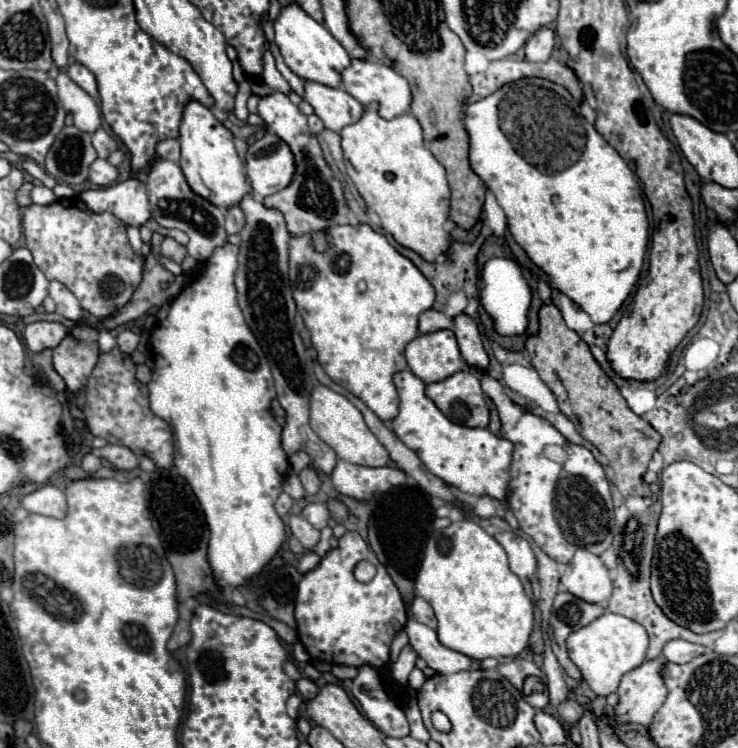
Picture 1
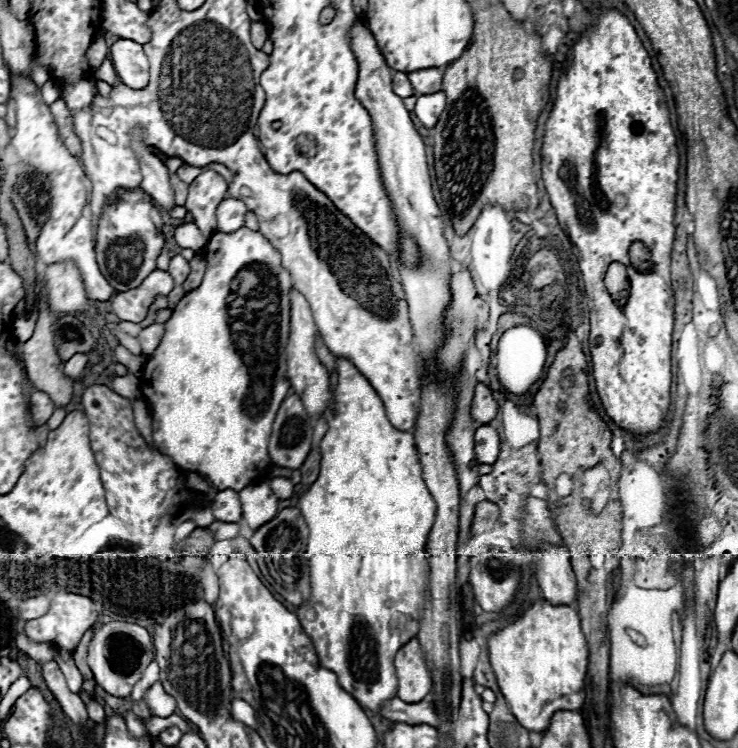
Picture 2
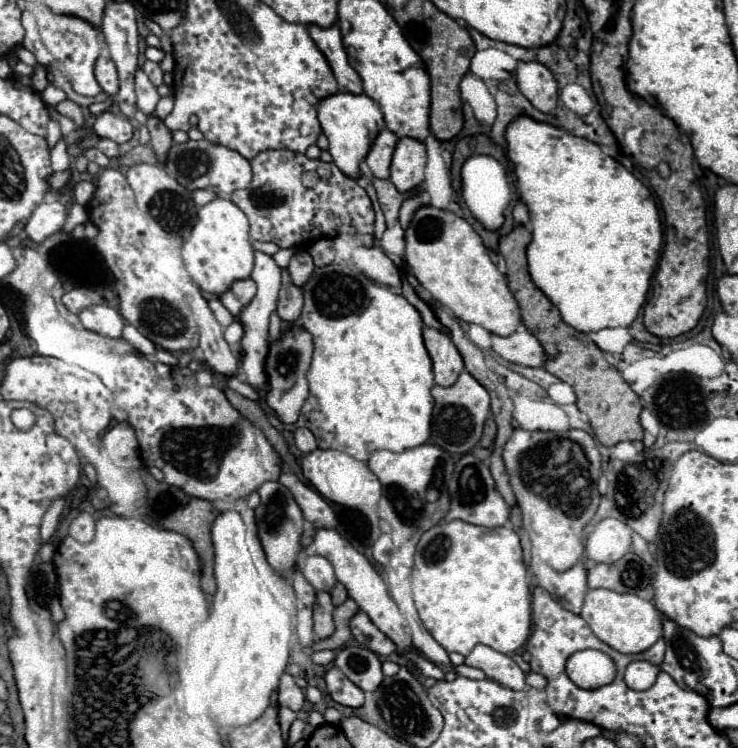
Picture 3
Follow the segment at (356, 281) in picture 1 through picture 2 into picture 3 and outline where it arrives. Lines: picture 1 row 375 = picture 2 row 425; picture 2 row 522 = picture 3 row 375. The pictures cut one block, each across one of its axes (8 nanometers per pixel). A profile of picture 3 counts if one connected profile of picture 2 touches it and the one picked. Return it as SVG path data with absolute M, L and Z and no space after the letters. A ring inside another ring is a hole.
M324 266L324 268L316 268L314 274L310 276L310 280L304 284L304 308L300 314L300 322L314 338L314 358L312 358L312 366L310 366L308 376L306 376L308 384L310 384L310 396L300 410L300 418L294 424L282 424L280 430L294 432L298 428L308 428L314 434L318 445L313 452L338 450L338 452L346 452L346 454L350 454L362 462L366 462L374 450L404 452L408 448L416 448L416 446L422 446L428 442L432 408L434 408L434 398L430 394L430 390L434 386L434 374L432 374L432 360L430 360L426 346L424 346L424 340L422 340L422 318L412 304L408 304L400 294L394 294L388 288L376 286L376 282L368 280L358 270L354 270L354 274L352 274L352 272L344 272L342 268L338 270L336 266Z

